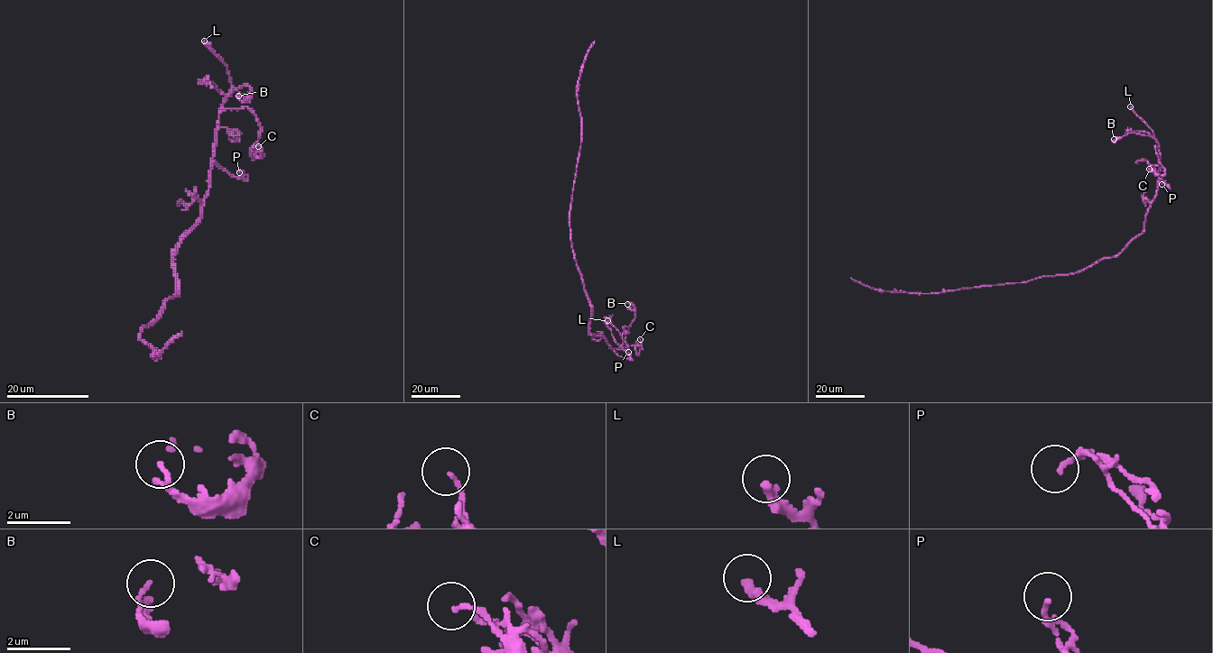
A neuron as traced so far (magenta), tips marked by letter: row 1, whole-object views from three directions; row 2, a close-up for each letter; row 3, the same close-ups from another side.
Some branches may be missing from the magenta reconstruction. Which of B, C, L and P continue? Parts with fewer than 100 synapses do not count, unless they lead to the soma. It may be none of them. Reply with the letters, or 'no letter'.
no letter

